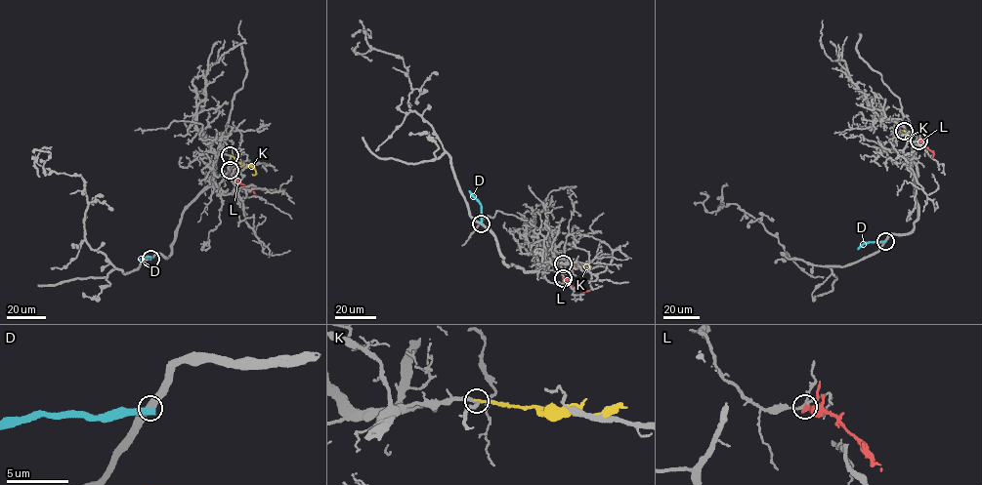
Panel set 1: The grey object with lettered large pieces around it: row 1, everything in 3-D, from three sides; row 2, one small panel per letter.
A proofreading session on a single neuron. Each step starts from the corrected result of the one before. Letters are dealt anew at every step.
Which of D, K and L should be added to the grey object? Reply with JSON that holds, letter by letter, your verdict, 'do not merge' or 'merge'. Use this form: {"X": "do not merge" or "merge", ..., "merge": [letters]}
{"D": "do not merge", "K": "do not merge", "L": "do not merge", "merge": []}

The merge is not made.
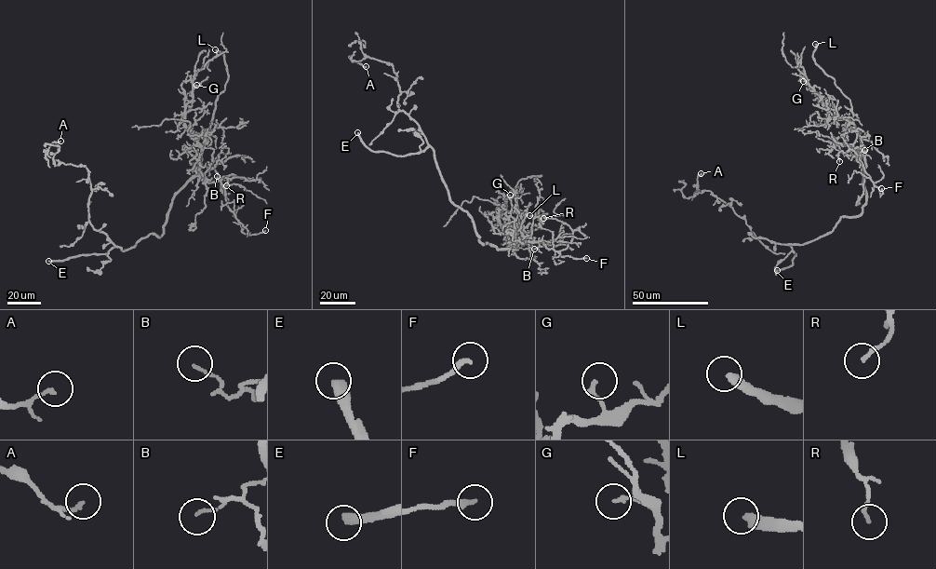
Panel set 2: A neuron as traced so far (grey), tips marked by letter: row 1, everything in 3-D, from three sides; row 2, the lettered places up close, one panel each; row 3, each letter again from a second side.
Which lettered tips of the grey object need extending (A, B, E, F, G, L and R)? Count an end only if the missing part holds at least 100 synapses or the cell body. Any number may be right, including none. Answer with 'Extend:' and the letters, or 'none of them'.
Extend: E, L

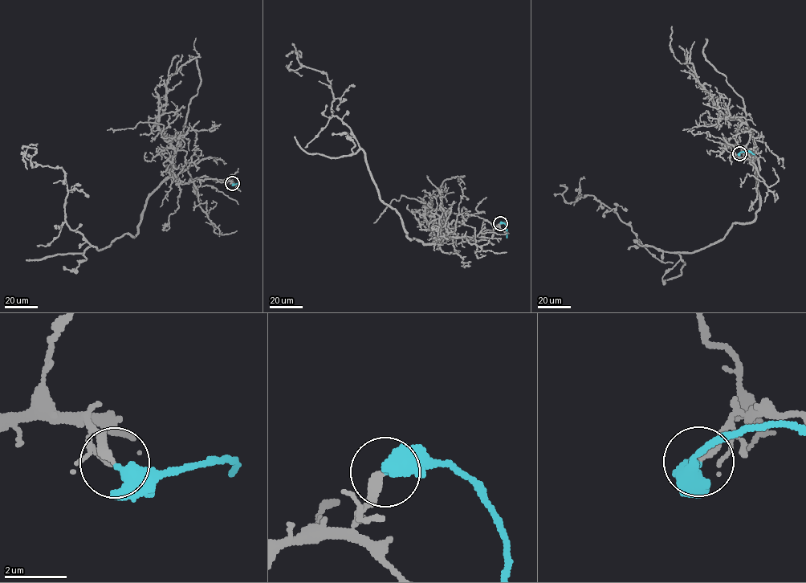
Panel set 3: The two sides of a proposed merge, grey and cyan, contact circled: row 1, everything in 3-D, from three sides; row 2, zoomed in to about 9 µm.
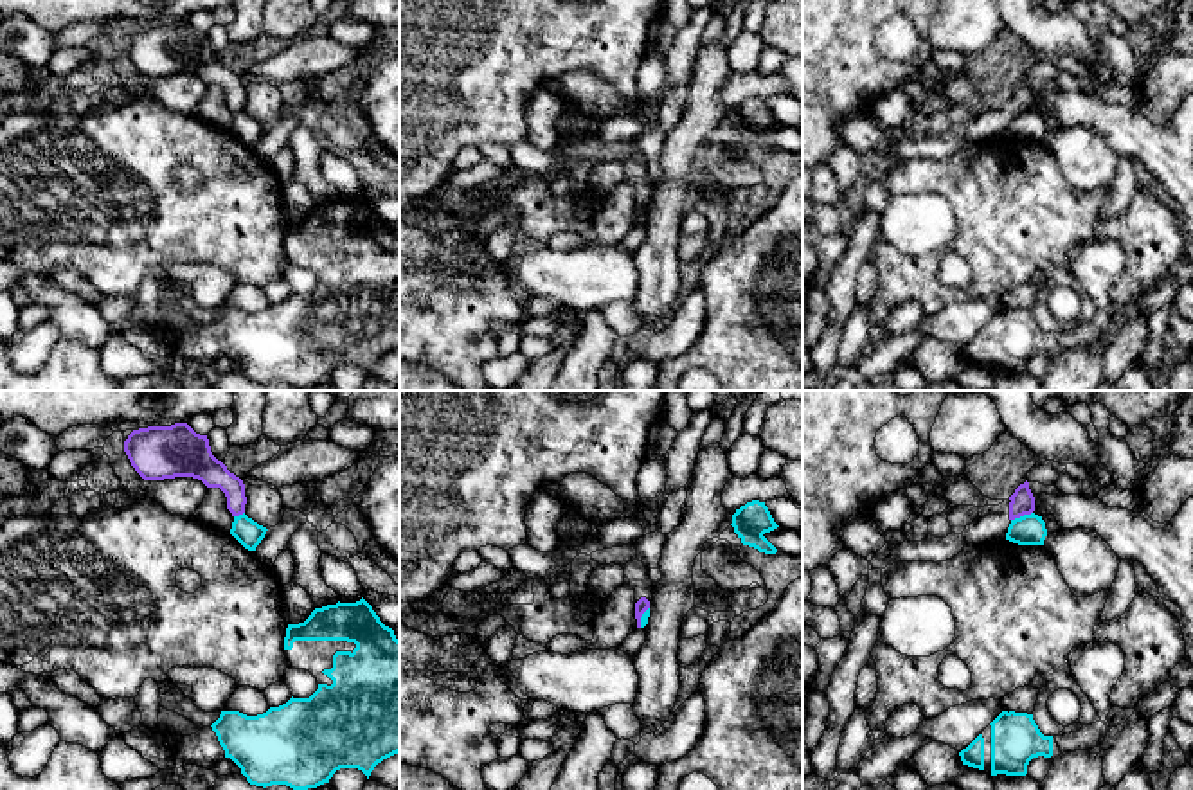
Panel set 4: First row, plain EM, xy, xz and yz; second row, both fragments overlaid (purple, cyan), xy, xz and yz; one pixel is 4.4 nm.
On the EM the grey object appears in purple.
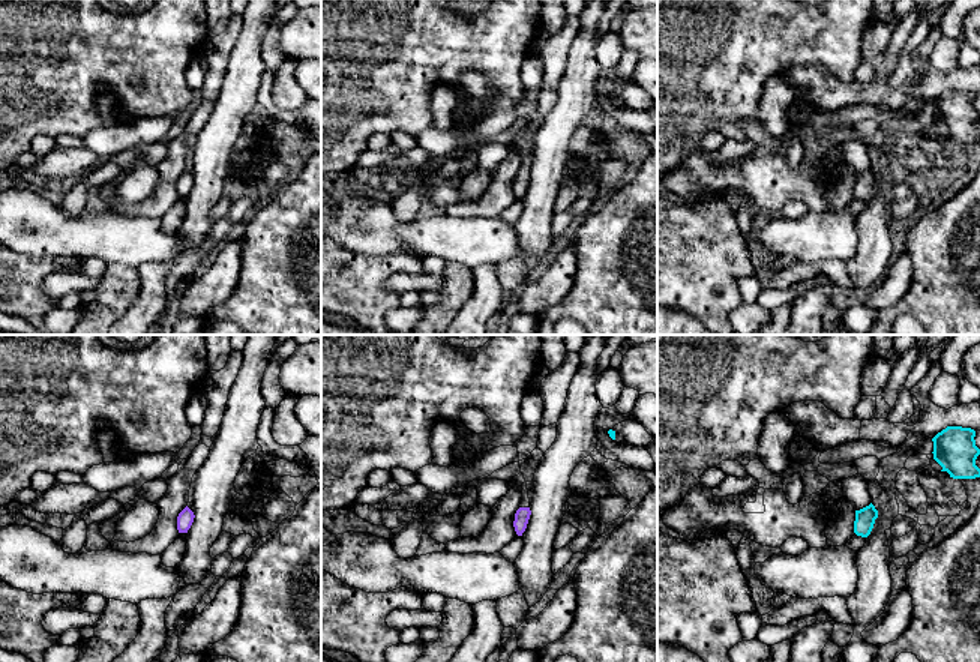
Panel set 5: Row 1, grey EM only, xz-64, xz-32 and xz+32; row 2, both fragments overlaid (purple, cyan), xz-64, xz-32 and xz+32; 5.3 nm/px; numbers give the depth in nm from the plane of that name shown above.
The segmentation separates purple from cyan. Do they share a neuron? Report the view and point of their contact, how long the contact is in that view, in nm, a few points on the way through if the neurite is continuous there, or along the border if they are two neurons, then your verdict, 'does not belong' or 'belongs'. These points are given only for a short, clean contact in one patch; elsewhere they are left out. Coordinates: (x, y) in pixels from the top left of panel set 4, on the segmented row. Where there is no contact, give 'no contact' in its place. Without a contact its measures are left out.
contact yz (1021, 515); length 100 nm; border yz (1031, 511), (1012, 520); does not belong

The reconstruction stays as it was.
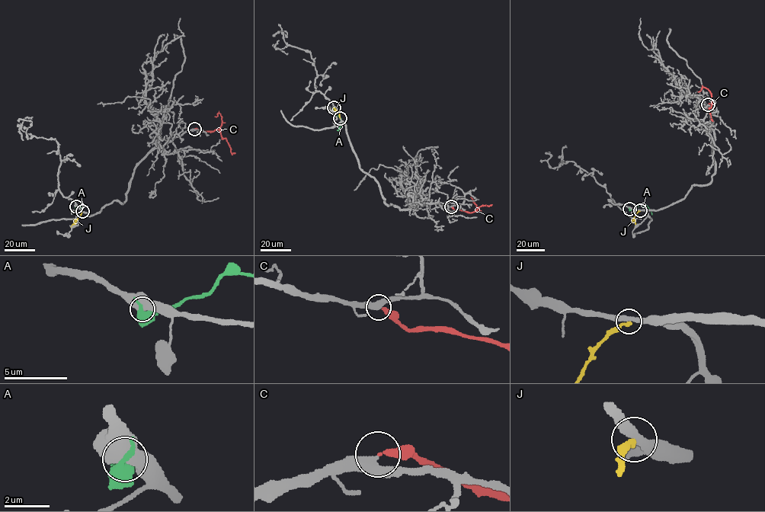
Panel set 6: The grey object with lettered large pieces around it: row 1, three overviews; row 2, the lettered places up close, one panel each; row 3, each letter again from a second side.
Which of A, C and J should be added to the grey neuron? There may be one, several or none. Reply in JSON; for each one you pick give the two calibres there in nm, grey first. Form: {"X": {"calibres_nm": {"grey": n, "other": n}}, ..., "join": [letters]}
{"C": {"calibres_nm": {"grey": 400, "other": 260}}, "join": ["C"]}

